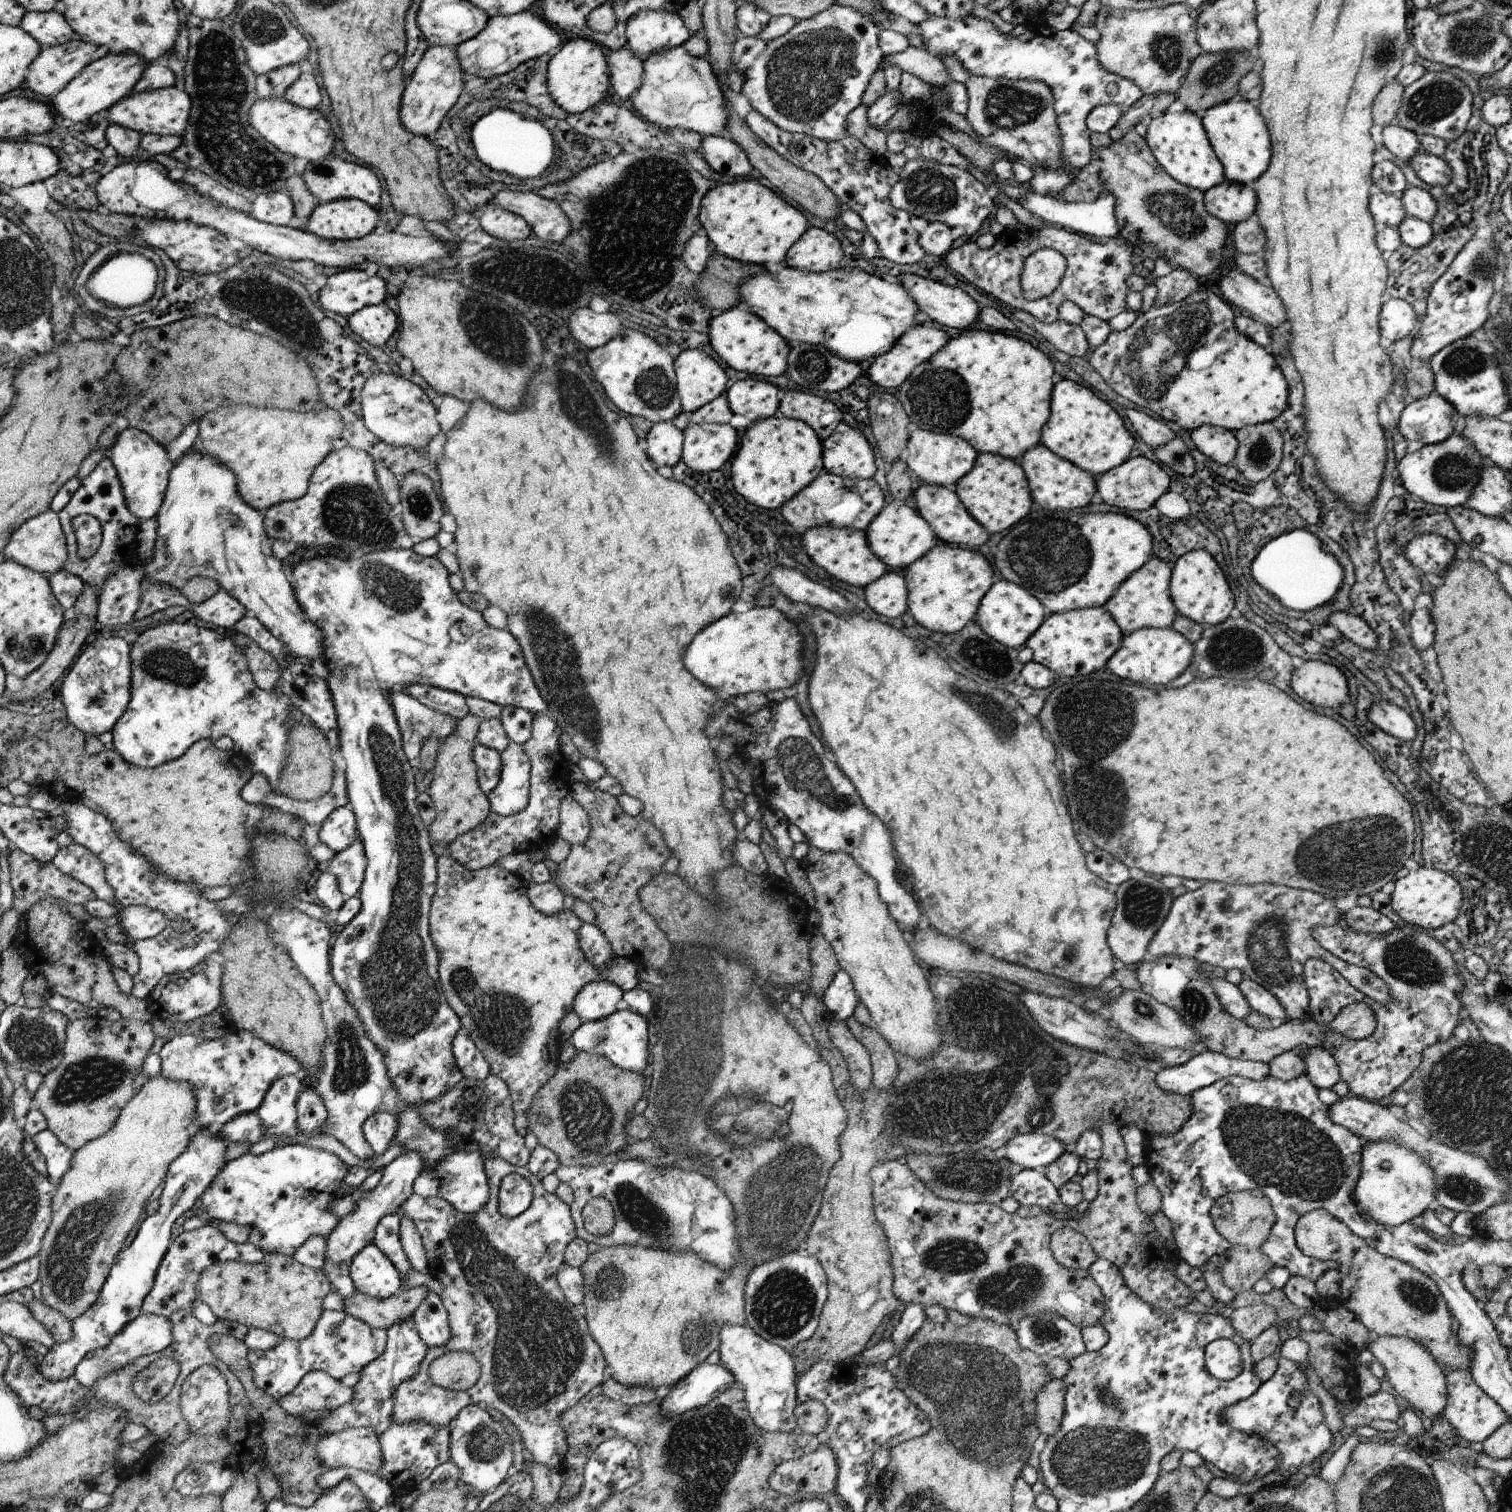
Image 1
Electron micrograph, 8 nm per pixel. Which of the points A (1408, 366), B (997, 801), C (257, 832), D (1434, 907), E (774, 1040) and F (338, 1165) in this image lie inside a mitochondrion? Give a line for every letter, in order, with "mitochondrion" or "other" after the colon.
A: other
B: other
C: other
D: other
E: other
F: other

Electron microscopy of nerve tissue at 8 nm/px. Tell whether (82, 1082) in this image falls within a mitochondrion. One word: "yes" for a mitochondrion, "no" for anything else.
yes

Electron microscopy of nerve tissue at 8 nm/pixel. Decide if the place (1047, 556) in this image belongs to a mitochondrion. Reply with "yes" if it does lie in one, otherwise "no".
yes

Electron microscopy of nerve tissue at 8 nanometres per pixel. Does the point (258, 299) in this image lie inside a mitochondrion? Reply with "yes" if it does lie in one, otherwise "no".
yes

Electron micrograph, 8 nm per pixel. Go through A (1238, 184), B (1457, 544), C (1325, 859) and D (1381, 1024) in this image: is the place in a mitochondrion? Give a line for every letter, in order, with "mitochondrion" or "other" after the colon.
A: other
B: other
C: mitochondrion
D: other

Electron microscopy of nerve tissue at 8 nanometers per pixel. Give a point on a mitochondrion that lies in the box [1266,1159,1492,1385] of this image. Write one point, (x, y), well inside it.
(1462, 1189)

